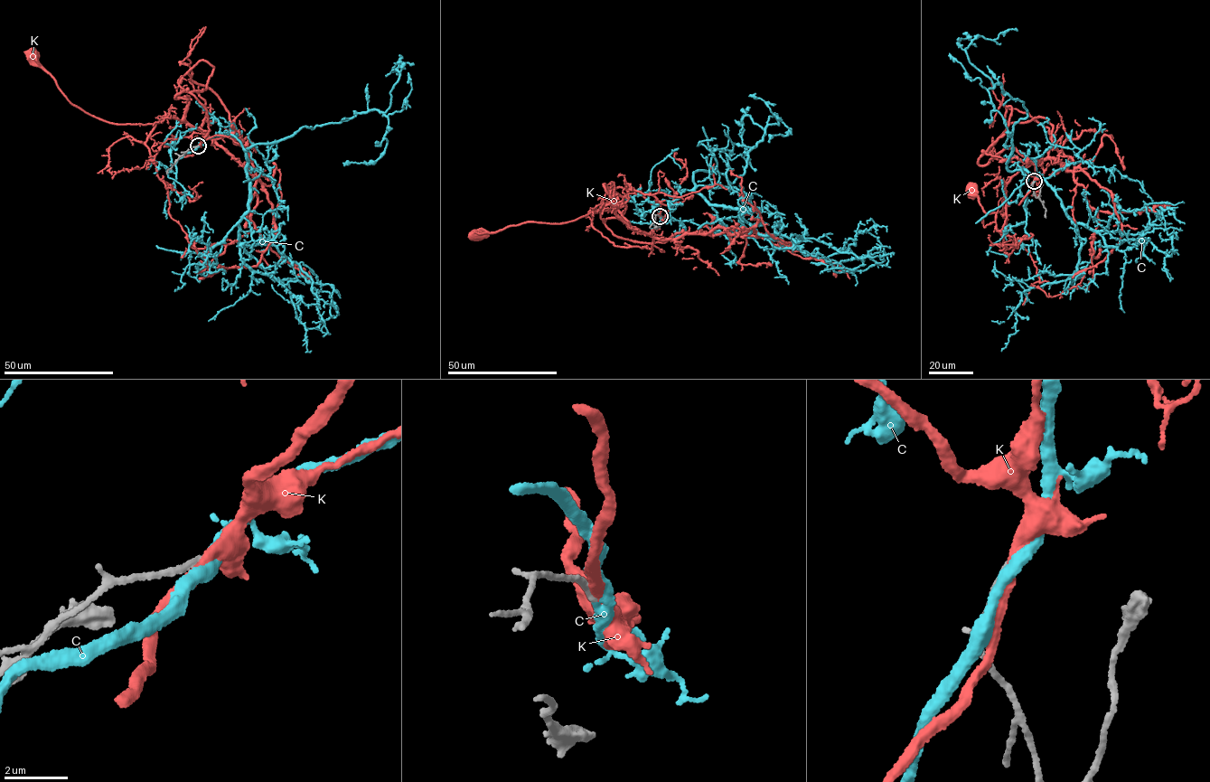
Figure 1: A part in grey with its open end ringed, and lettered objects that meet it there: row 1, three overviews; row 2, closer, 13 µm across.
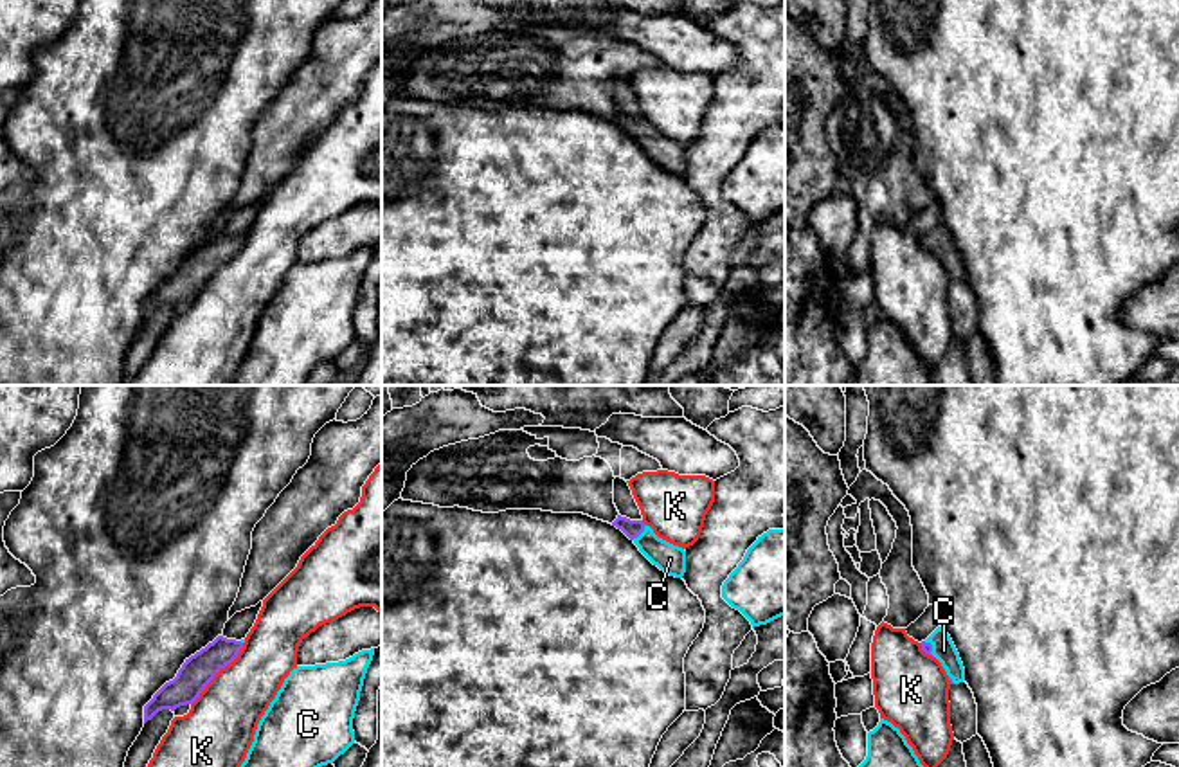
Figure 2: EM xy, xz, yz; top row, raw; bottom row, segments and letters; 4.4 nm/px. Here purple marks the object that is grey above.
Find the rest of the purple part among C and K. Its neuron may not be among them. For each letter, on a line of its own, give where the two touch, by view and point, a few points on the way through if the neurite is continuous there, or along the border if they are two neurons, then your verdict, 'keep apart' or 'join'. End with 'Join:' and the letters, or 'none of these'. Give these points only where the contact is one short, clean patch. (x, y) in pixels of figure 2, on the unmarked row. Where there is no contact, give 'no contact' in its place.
C: xz (639, 130) | across xz (630, 125), (639, 130), (670, 155) | join
K: xy (216, 269) | keep apart
Join: C

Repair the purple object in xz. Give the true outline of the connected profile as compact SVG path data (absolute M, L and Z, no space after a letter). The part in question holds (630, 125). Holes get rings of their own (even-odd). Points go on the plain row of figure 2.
M617 112L612 122L621 126L639 144L639 148L661 167L675 175L684 173L686 148L682 144L659 135L653 126L643 117L630 117Z

